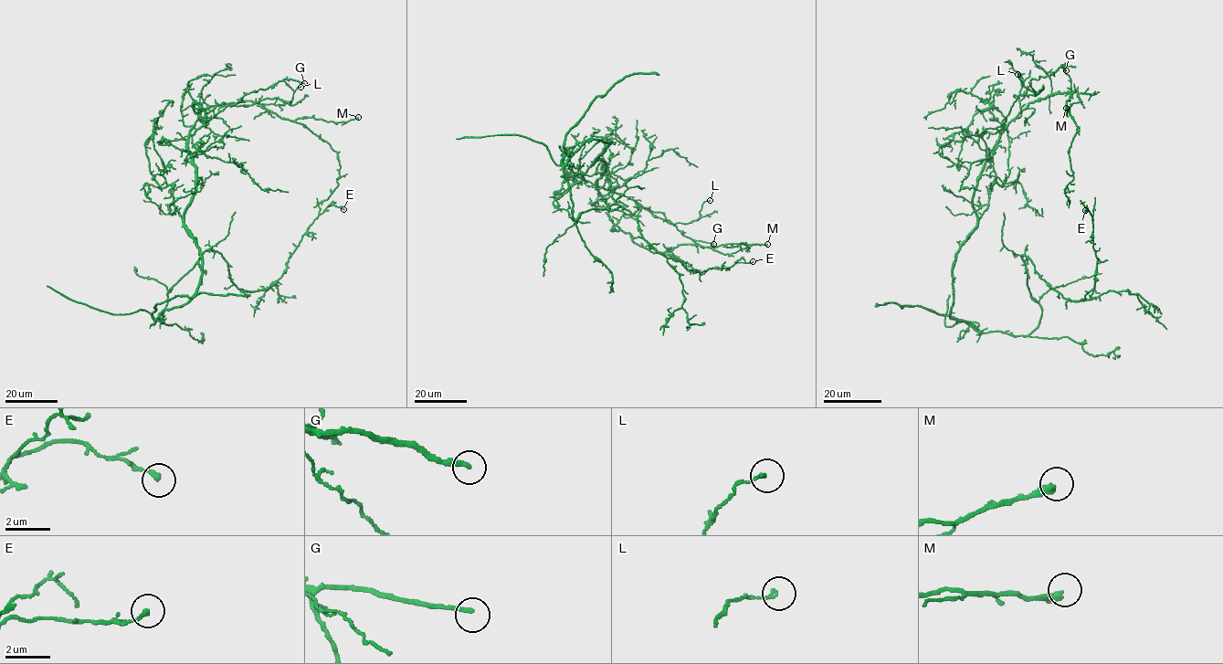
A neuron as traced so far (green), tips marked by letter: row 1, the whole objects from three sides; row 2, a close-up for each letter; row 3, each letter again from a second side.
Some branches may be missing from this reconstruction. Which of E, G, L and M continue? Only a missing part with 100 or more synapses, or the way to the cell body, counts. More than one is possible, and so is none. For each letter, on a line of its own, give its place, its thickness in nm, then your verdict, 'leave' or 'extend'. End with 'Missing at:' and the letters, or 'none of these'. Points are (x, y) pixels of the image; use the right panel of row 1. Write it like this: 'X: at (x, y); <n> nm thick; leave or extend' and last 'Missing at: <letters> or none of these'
E: at (1085, 210); 200 nm thick; leave
G: at (1066, 70); 190 nm thick; leave
L: at (1017, 74); 130 nm thick; leave
M: at (1066, 108); 340 nm thick; leave
Missing at: none of these

